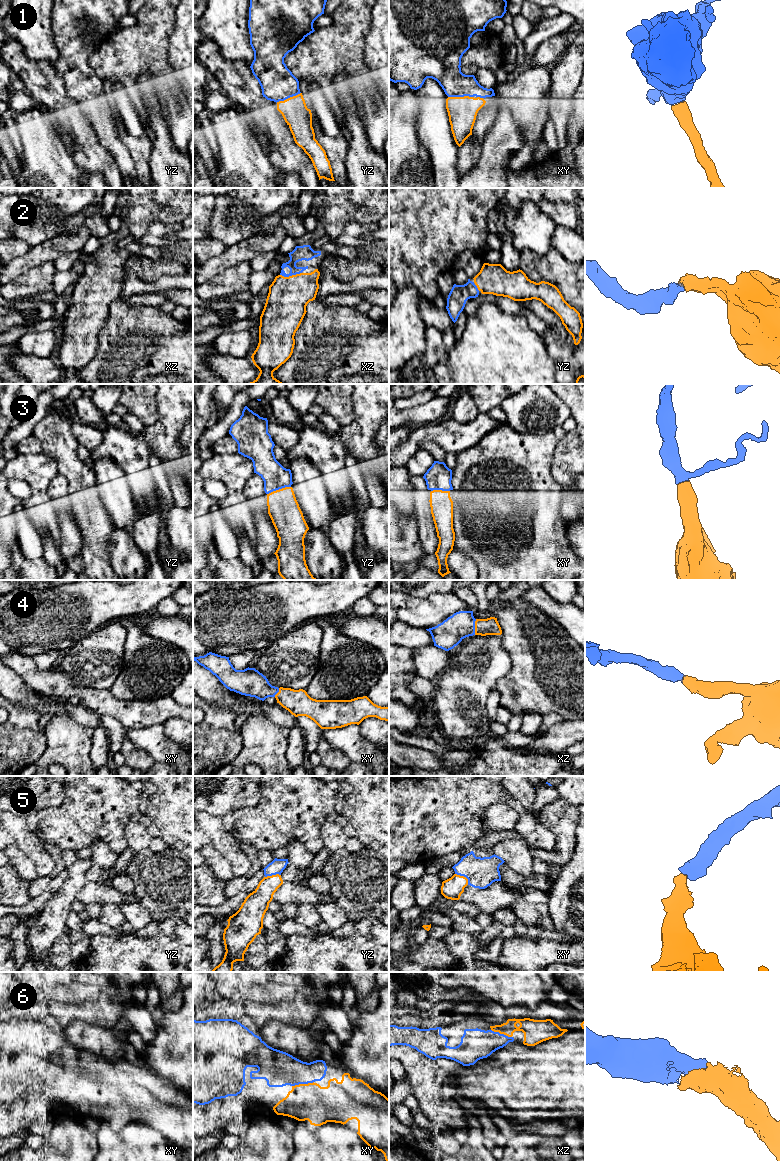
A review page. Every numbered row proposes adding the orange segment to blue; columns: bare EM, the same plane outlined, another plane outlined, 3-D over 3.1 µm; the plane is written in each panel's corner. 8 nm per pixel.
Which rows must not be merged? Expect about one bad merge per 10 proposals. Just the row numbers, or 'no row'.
no row

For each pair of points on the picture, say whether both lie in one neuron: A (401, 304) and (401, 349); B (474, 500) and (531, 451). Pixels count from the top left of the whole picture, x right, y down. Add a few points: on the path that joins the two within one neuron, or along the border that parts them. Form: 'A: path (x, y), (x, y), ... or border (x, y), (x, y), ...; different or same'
A: path (401, 315), (400, 338); same
B: path (500, 500), (533, 495), (538, 490), (531, 477); same

